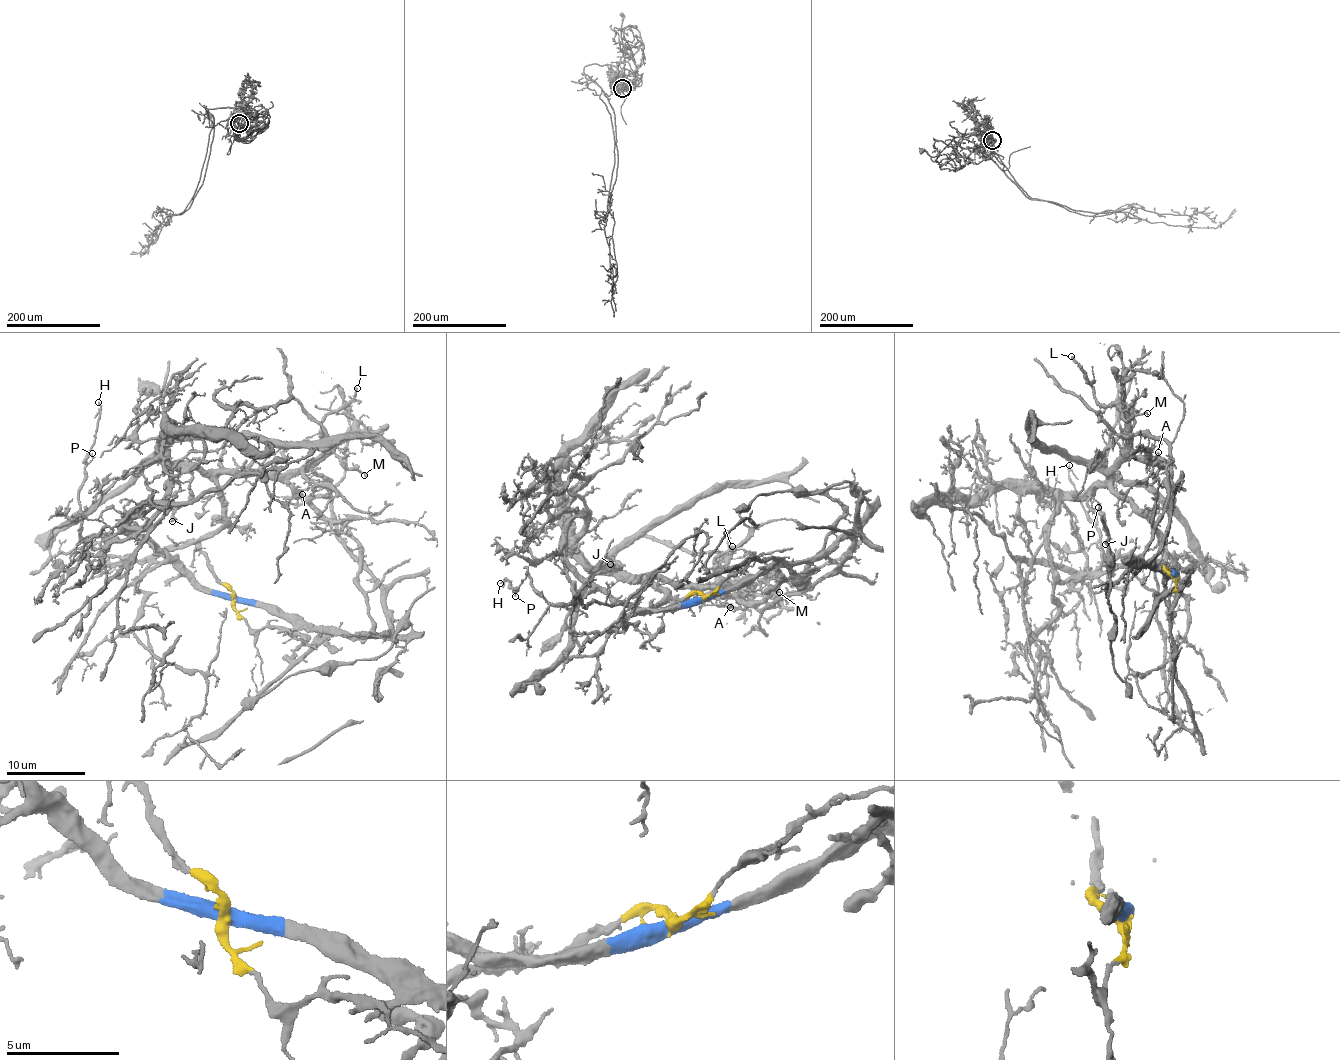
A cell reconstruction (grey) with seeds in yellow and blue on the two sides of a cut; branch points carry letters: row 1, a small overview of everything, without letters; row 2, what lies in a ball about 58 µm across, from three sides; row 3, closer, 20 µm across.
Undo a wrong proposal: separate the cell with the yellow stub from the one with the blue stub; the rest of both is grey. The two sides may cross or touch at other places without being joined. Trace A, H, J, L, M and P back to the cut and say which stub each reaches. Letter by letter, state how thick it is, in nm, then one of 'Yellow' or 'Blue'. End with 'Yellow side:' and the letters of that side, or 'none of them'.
A: Thickness 120 nm. Yellow
H: Thickness 110 nm. Blue
J: Thickness 340 nm. Yellow
L: Thickness 240 nm. Yellow
M: Thickness 170 nm. Yellow
P: Thickness 100 nm. Blue
Yellow side: A, J, L, M

